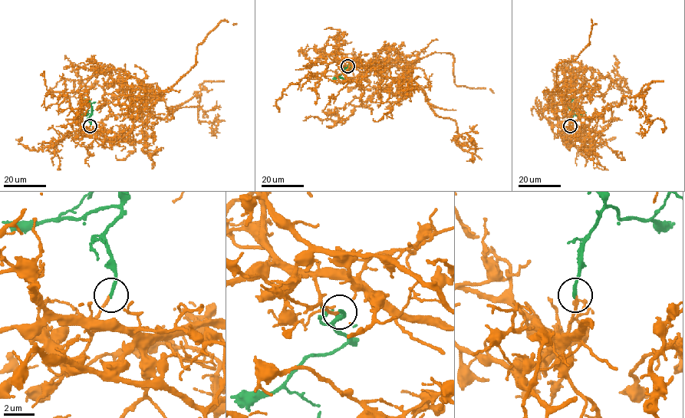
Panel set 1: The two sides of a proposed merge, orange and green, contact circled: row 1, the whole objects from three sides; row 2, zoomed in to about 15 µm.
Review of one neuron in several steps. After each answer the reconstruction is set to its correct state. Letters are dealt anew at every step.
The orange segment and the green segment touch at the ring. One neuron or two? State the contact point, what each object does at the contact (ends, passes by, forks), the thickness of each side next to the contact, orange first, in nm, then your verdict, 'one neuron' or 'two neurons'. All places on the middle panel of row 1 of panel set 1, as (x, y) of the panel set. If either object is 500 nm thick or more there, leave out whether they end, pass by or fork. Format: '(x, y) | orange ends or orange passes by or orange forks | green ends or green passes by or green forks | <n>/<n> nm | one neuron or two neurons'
(347, 66) | orange ends | green ends | 170/200 nm | one neuron

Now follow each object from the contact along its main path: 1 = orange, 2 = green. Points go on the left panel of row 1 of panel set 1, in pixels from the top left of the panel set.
1: (90, 125), (87, 130), (125, 135), (149, 116), (164, 118), (200, 96), (198, 119), (218, 119), (212, 132)
2: (90, 125), (90, 104), (84, 99)

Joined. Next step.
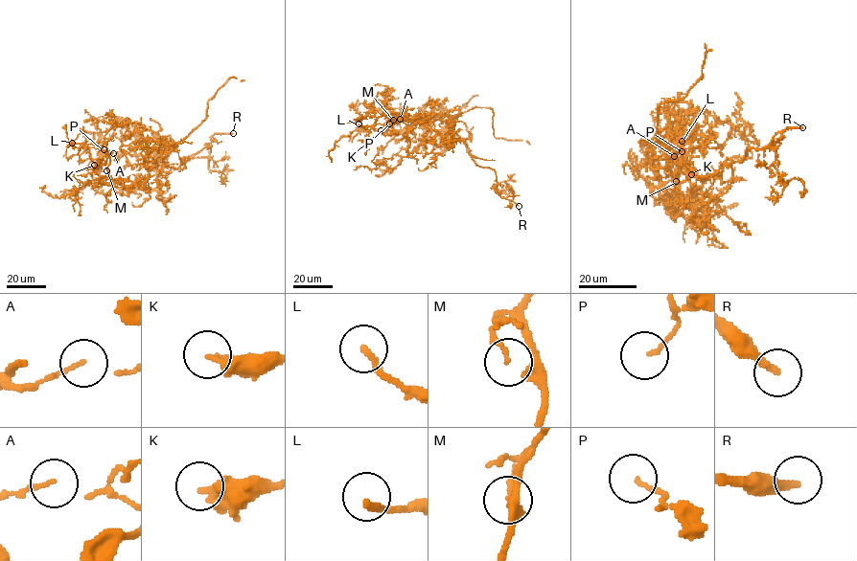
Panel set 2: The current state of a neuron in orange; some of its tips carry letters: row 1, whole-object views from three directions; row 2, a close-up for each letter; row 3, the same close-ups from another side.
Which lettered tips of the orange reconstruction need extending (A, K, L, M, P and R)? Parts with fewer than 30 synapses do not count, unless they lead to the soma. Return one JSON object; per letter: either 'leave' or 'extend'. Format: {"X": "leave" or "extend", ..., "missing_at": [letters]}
{"A": "leave", "K": "extend", "L": "extend", "M": "leave", "P": "leave", "R": "extend", "missing_at": ["K", "L", "R"]}

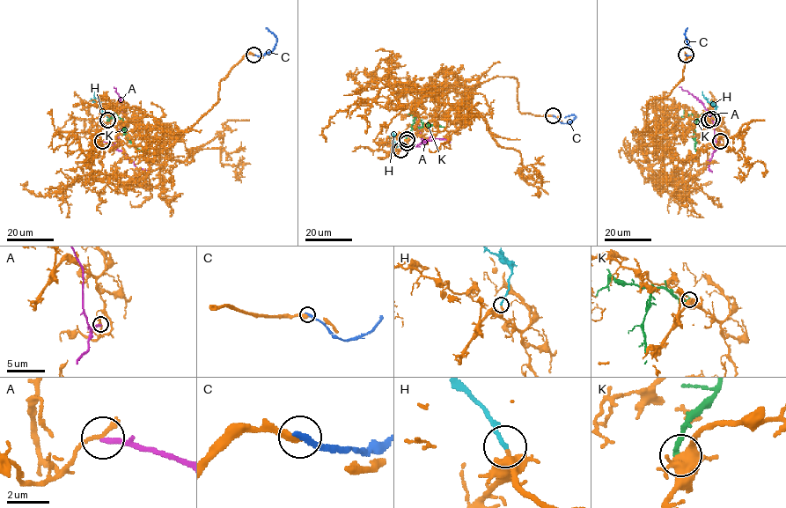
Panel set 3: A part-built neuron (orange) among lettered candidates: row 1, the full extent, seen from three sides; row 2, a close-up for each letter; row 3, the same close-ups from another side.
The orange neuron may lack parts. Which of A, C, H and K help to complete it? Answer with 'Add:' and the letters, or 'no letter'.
Add: H

